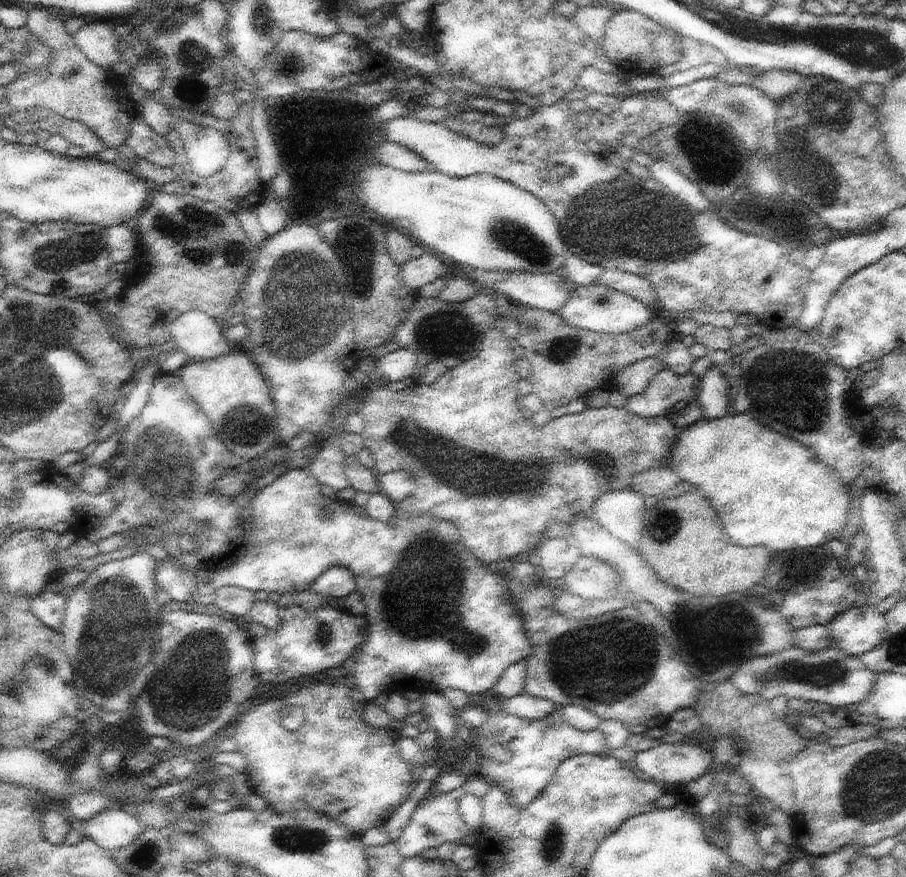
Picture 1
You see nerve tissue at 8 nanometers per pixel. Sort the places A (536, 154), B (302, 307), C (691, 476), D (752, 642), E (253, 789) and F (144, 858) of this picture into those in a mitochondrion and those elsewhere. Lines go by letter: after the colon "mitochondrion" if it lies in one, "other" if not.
A: other
B: mitochondrion
C: other
D: mitochondrion
E: other
F: mitochondrion

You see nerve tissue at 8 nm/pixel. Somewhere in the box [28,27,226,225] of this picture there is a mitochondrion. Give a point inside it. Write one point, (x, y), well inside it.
(191, 89)

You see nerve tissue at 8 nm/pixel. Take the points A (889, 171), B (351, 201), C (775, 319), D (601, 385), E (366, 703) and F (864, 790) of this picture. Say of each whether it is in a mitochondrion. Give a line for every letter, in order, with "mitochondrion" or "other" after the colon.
A: other
B: other
C: other
D: other
E: other
F: mitochondrion

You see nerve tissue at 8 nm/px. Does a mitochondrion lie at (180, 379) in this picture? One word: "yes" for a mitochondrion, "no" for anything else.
no

